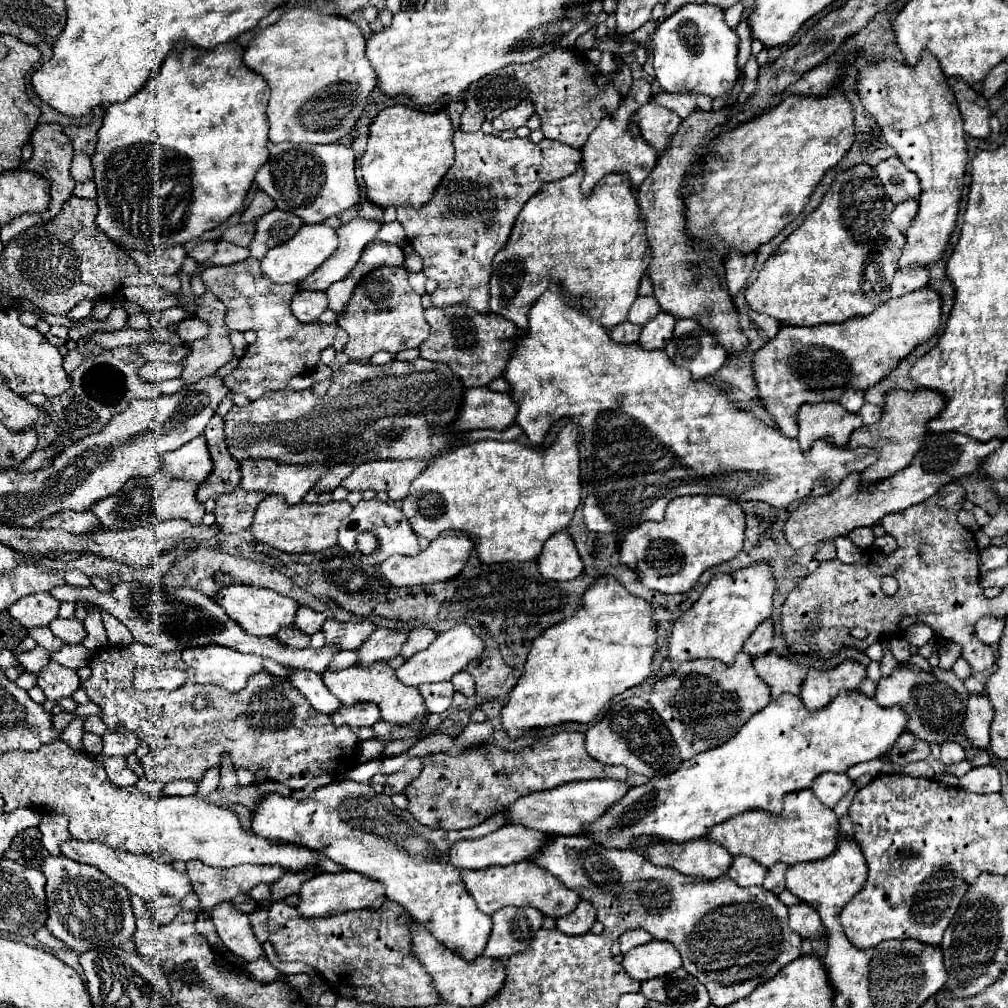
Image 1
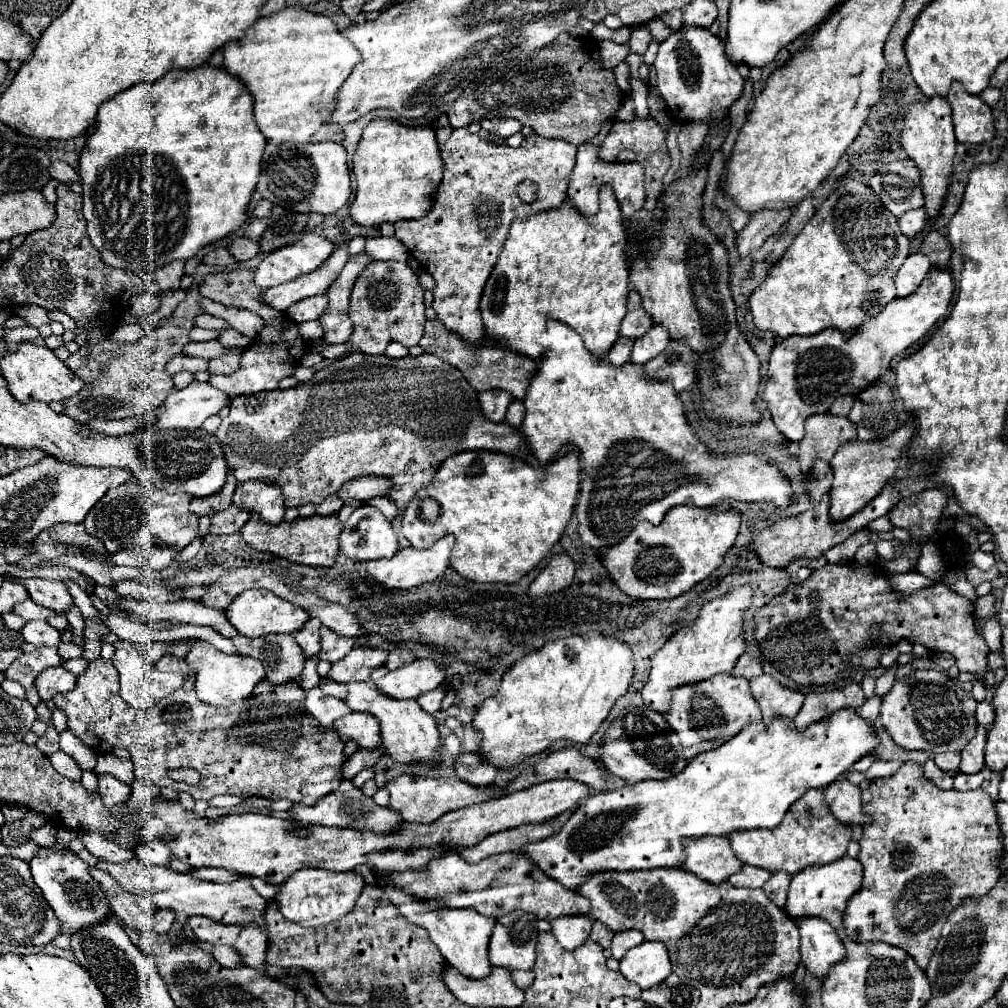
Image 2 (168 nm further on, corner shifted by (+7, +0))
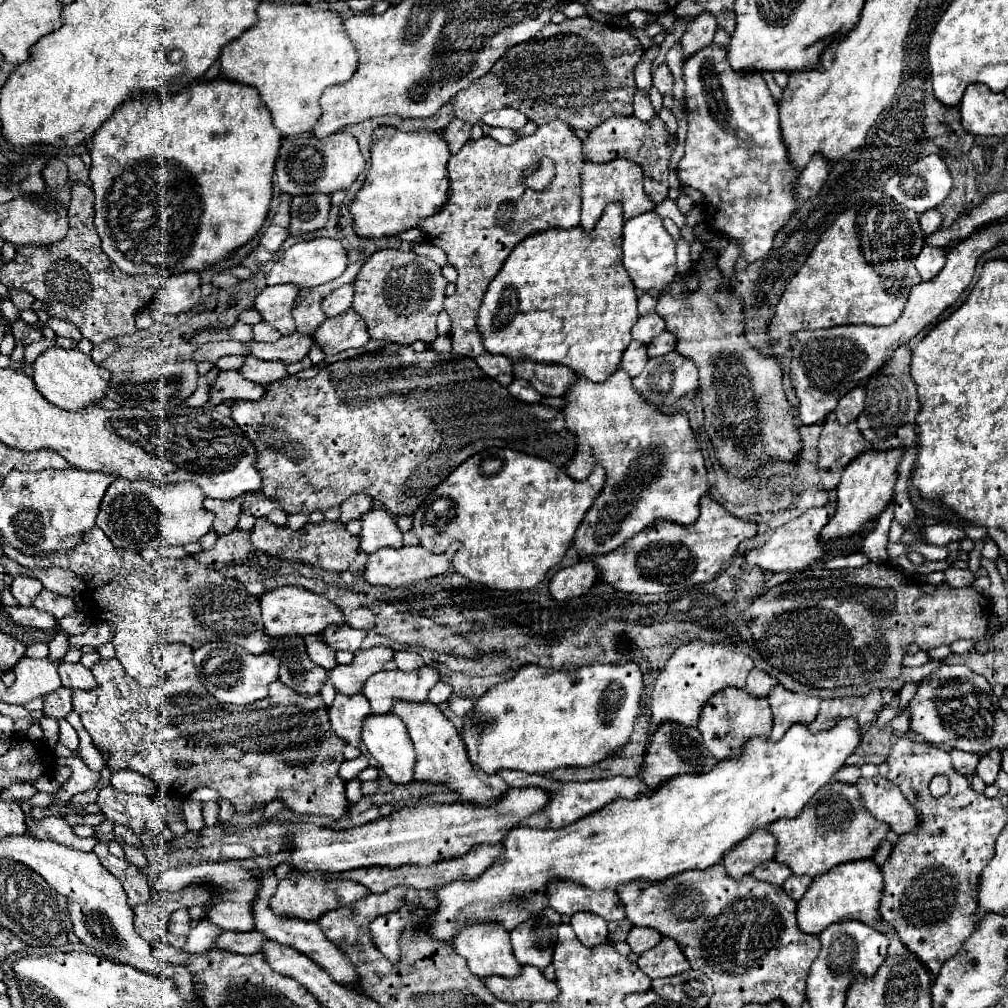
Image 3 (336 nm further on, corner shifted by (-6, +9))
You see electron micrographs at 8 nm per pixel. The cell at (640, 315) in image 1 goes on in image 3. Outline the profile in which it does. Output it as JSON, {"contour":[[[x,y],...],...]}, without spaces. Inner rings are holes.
{"contour":[[[648,313],[648,315],[642,315],[632,327],[632,339],[648,345],[662,331],[664,331],[662,317],[658,317],[656,313]]]}

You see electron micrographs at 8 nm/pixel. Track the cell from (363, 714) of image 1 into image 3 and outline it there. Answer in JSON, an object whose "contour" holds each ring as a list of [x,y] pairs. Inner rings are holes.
{"contour":[[[370,713],[370,717],[366,717],[366,721],[362,721],[362,743],[364,749],[378,761],[380,769],[388,775],[390,781],[394,783],[408,783],[414,779],[414,747],[412,741],[408,737],[406,725],[402,723],[402,719],[394,713],[386,713],[386,717],[378,717],[374,713]]]}

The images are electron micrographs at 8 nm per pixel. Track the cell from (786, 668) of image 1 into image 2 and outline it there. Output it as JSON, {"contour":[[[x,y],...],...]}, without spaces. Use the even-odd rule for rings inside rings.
{"contour":[[[761,674],[753,678],[751,692],[763,712],[765,726],[769,726],[773,718],[793,720],[805,702],[805,694],[781,686],[769,674]]]}

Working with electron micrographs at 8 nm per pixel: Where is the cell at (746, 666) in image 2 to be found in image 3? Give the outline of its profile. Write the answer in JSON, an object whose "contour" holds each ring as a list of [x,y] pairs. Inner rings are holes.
{"contour":[[[754,667],[754,669],[750,671],[748,681],[746,681],[746,689],[748,689],[754,697],[762,697],[762,695],[768,695],[768,691],[774,687],[774,683],[778,683],[776,677],[772,677],[772,675],[764,673],[762,669],[756,669],[756,667]]]}

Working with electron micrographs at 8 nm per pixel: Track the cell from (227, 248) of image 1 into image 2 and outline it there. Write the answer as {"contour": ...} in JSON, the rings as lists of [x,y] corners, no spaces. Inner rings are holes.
{"contour":[[[235,238],[235,240],[231,242],[229,250],[235,254],[235,258],[237,258],[239,262],[251,260],[251,258],[255,258],[255,256],[259,254],[259,242],[253,242],[253,240],[249,240],[249,238]]]}

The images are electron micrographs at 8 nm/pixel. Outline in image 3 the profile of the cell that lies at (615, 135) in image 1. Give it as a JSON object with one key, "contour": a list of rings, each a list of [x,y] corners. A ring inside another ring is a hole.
{"contour":[[[586,161],[582,167],[582,219],[580,219],[580,227],[584,231],[594,229],[604,207],[612,201],[620,201],[624,205],[626,219],[654,209],[654,203],[650,201],[650,197],[646,197],[644,173],[642,173],[642,169],[638,169],[638,165],[634,165],[632,161],[610,161],[610,163]]]}

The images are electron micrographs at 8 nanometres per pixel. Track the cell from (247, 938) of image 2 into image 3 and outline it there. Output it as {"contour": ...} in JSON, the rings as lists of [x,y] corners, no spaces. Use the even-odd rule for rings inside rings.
{"contour":[[[222,931],[216,947],[232,953],[240,953],[240,955],[254,955],[254,953],[262,953],[262,941],[266,939],[268,937],[262,937],[262,933],[258,931],[248,931],[248,933]]]}

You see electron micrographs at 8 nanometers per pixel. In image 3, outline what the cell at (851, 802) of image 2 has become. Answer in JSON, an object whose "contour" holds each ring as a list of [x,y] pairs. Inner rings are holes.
{"contour":[[[880,775],[872,779],[860,777],[856,787],[860,791],[864,809],[868,809],[870,815],[876,817],[878,821],[888,823],[894,833],[902,835],[916,829],[918,813],[904,799],[900,789],[886,777]]]}

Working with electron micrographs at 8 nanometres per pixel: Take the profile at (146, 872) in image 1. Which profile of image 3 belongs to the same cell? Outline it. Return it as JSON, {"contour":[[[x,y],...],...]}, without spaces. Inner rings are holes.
{"contour":[[[274,875],[264,877],[264,879],[262,879],[262,885],[260,885],[260,889],[258,889],[258,895],[256,895],[254,901],[252,901],[252,915],[254,915],[256,931],[264,933],[268,939],[274,939],[274,941],[278,941],[278,943],[282,943],[282,945],[288,945],[288,947],[292,947],[292,949],[298,949],[300,953],[304,953],[304,955],[308,955],[312,961],[316,961],[320,967],[324,967],[334,981],[338,981],[340,985],[346,985],[346,987],[354,987],[354,985],[356,985],[356,979],[358,979],[354,967],[350,965],[350,961],[346,959],[346,955],[344,955],[334,943],[330,943],[330,941],[324,937],[324,933],[322,933],[322,929],[318,927],[316,921],[294,921],[294,917],[278,917],[278,915],[270,909],[268,903],[270,903],[270,897],[276,893],[276,885],[278,885],[278,879],[276,879]]]}

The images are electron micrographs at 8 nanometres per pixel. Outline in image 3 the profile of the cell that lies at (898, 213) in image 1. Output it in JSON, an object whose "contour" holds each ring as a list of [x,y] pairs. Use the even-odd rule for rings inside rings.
{"contour":[[[930,209],[930,211],[926,211],[926,213],[920,215],[920,227],[922,227],[922,231],[926,235],[938,231],[940,225],[942,225],[942,215],[940,215],[938,209]]]}

